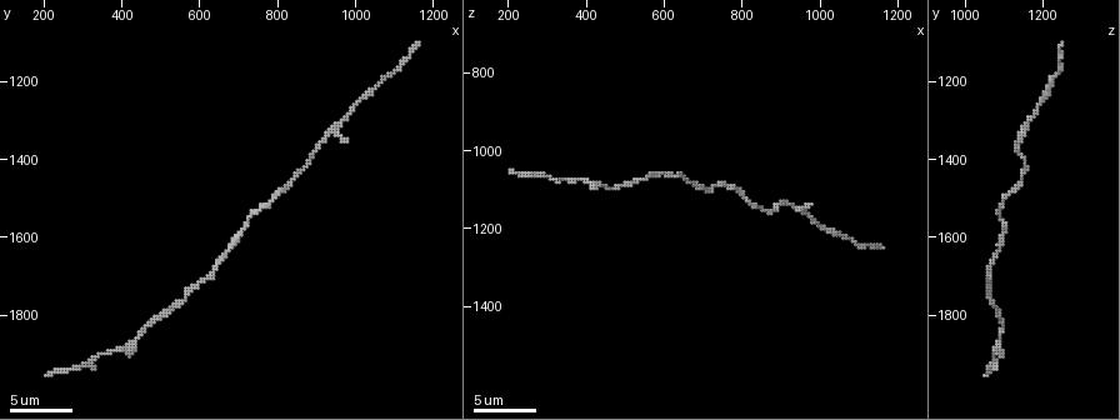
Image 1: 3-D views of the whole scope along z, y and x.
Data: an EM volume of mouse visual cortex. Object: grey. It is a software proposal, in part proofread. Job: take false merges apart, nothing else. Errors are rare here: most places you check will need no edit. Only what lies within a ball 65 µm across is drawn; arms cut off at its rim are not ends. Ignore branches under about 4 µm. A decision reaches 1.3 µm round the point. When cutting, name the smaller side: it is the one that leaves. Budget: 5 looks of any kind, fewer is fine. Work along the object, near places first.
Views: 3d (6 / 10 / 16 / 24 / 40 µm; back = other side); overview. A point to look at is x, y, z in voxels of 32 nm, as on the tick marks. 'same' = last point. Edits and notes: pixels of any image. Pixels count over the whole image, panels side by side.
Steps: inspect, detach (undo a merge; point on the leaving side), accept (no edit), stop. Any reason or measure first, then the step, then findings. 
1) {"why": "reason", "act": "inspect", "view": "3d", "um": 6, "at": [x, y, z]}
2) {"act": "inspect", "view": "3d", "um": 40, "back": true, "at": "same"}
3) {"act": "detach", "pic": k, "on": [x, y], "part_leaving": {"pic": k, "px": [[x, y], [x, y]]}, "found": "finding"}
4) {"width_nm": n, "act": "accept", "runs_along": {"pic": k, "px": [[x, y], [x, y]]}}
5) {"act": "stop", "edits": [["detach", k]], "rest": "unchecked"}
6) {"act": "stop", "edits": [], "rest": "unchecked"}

{"why": "thick turns thin", "act": "inspect", "view": "3d", "um": 6, "at": [970, 1285, 1175]}

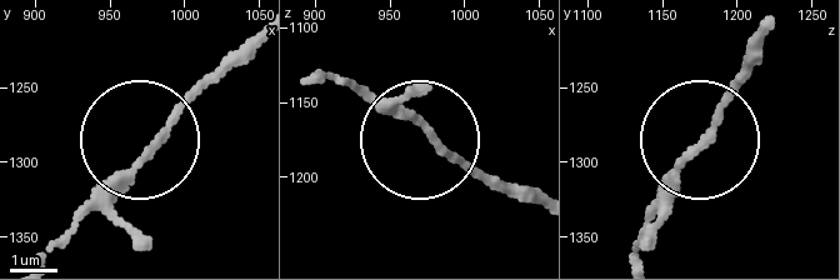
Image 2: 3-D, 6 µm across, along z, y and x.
{"why": "other side", "act": "inspect", "view": "3d", "um": 6, "back": true, "at": [974, 1294, 1170]}

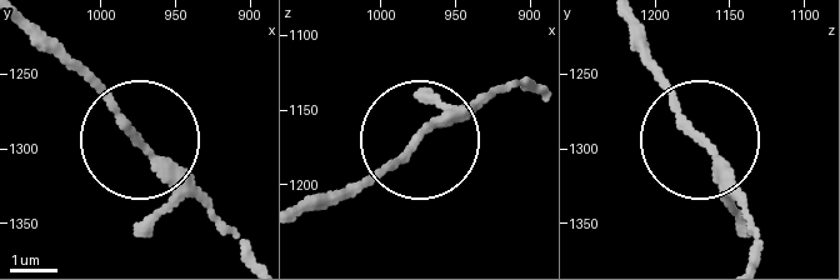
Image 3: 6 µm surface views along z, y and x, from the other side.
{"width_nm": 180, "act": "accept", "runs_along": {"pic": 3, "px": [[534, 91], [470, 100], [355, 195]]}, "found": "one neuron here"}

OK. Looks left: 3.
{"why": "thick turns thin", "act": "inspect", "view": "3d", "um": 16, "at": [635, 1695, 1070]}

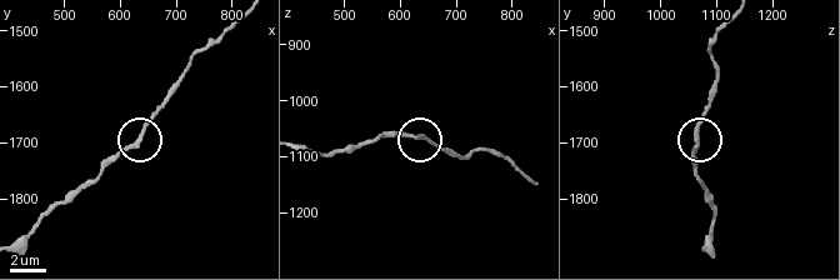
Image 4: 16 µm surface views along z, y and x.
{"act": "accept", "runs_along": {"pic": 4, "px": [[188, 73], [143, 134], [101, 173]]}, "found": "all the same neuron"}

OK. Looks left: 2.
{"why": "thick turns thin", "act": "inspect", "view": "3d", "um": 10, "at": [525, 1785, 1085]}

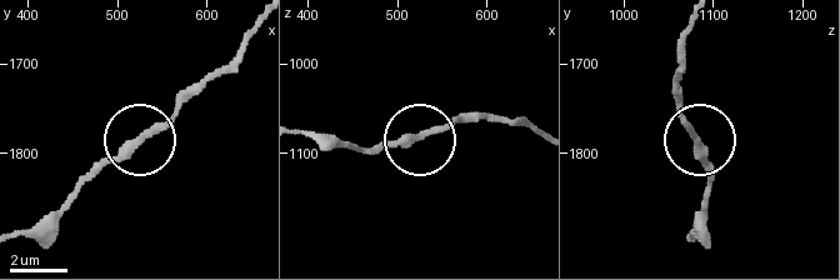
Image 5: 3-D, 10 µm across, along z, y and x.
{"width_nm": 270, "act": "accept", "runs_along": {"pic": 5, "px": [[694, 20], [675, 99], [711, 190]]}, "found": "all the same neuron"}

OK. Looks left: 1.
{"act": "stop", "edits": [], "rest": "unchecked"}

